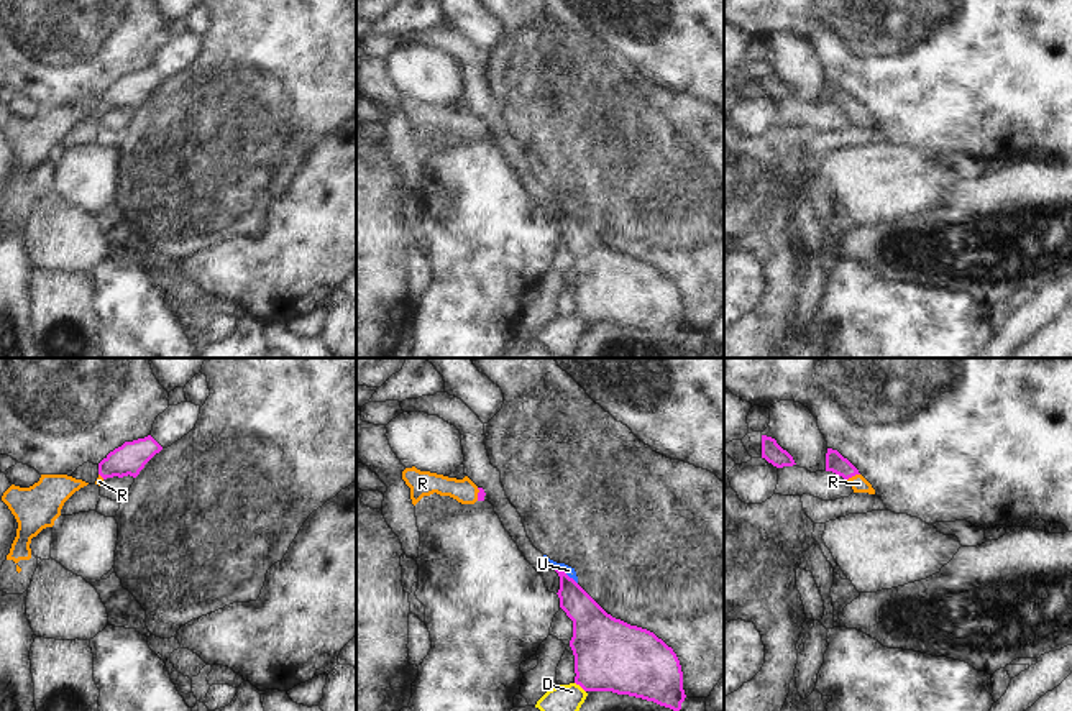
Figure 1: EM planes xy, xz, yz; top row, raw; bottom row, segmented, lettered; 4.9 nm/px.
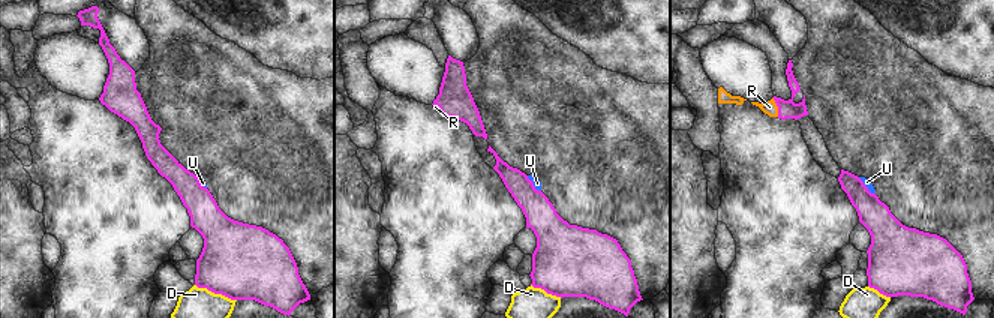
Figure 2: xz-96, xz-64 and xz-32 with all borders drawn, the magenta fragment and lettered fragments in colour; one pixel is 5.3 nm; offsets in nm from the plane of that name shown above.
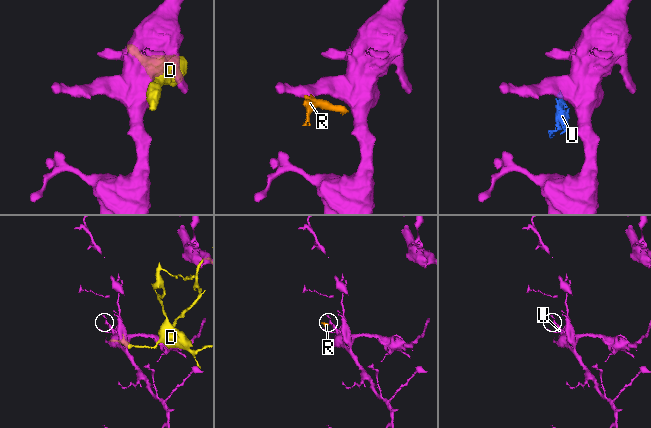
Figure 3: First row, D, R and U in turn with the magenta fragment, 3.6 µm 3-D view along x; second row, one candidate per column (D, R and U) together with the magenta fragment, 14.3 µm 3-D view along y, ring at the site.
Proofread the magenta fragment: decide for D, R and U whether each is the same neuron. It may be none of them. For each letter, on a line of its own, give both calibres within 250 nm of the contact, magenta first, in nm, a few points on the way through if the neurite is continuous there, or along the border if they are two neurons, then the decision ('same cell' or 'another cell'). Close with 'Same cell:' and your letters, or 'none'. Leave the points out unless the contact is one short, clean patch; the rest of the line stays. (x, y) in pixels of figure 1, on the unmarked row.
D: calibres 360 and 180 nm; another cell
R: calibres 100 and 80 nm; way yz (834, 94), (852, 107), (859, 115); same cell
U: calibres 160 and 50 nm; border xz (554, 199), (565, 204), (577, 215); another cell
Same cell: R

